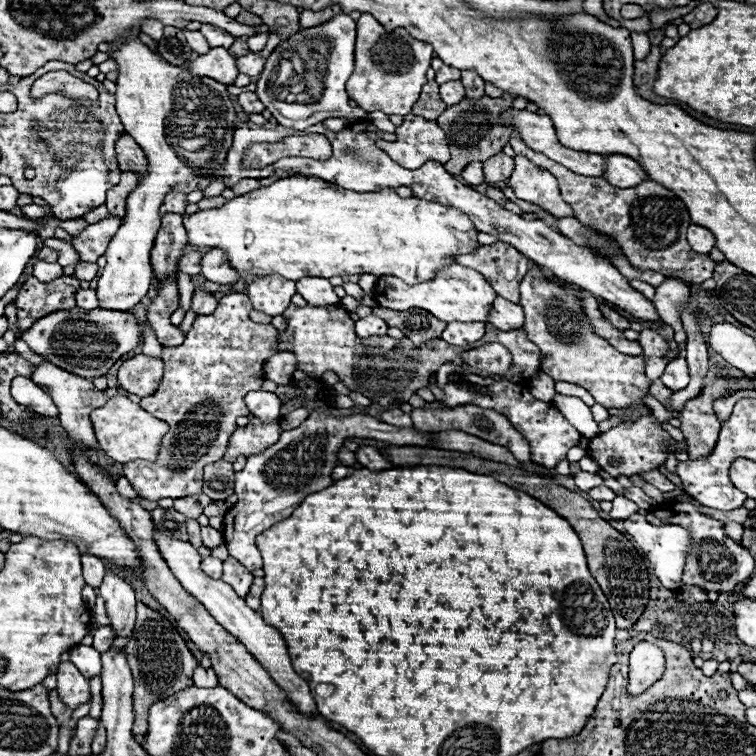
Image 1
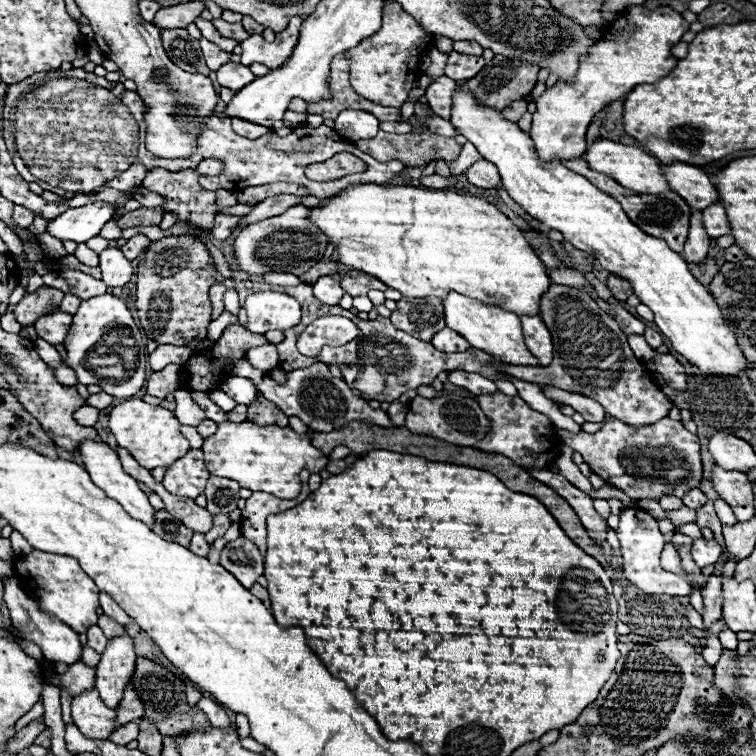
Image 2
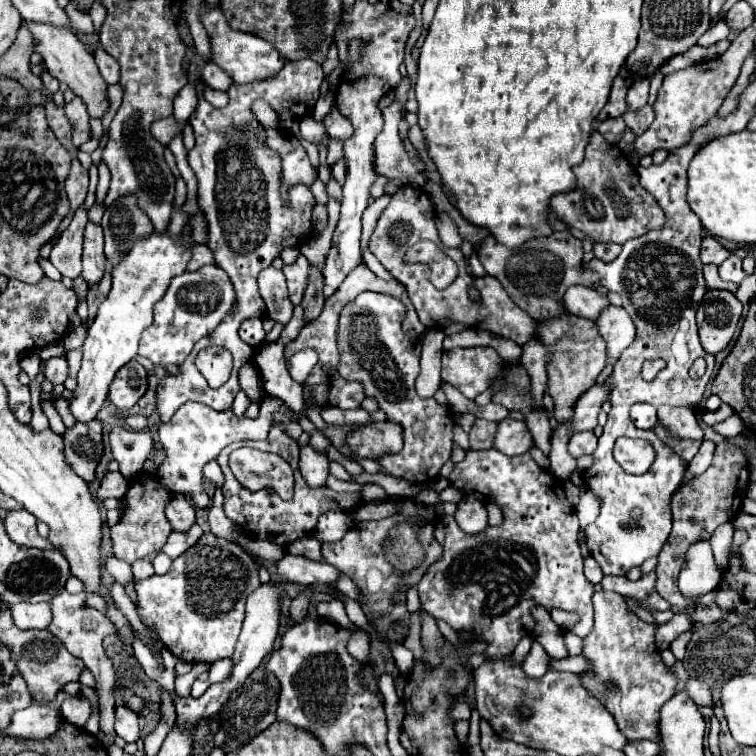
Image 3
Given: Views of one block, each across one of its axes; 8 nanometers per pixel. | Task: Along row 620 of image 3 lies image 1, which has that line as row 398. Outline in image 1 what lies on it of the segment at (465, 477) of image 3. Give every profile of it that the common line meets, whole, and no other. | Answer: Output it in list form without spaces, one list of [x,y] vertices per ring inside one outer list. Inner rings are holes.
[[[446,362],[440,366],[436,372],[436,384],[438,388],[444,390],[444,406],[454,408],[460,404],[476,404],[482,408],[492,408],[496,412],[502,412],[508,416],[508,420],[514,424],[516,430],[520,430],[526,440],[530,442],[530,454],[532,462],[538,462],[546,468],[554,468],[558,462],[566,460],[568,448],[576,446],[580,442],[580,432],[556,410],[554,404],[550,402],[540,402],[536,400],[526,386],[522,384],[512,384],[508,380],[492,380],[492,378],[482,378],[474,374],[462,374],[460,368],[452,362]],[[556,382],[556,392],[558,394],[566,394],[566,396],[576,396],[580,398],[584,404],[594,404],[594,398],[580,386],[576,384],[568,384],[568,382]]]

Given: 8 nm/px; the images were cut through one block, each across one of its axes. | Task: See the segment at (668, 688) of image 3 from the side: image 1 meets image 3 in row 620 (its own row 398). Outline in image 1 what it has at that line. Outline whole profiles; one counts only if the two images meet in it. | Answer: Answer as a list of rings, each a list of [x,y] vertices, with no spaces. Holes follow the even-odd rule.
[[[532,264],[520,284],[520,306],[526,314],[524,330],[542,352],[542,370],[556,382],[570,382],[586,388],[604,408],[644,404],[644,396],[650,394],[652,384],[644,374],[644,354],[624,356],[616,352],[616,348],[612,348],[594,332],[590,320],[584,314],[576,286],[568,288],[564,284],[556,284],[548,276],[550,274],[542,266]],[[604,360],[612,360],[612,368]]]

